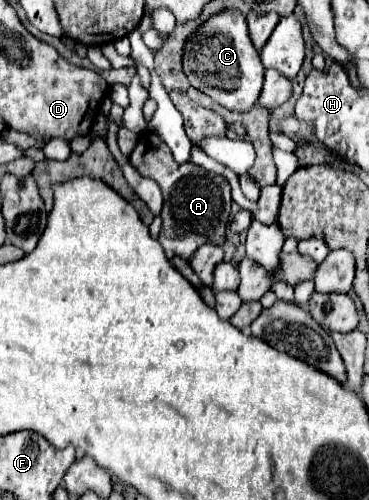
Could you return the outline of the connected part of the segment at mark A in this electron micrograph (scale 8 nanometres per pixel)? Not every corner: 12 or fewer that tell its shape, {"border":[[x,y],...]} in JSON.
{"border":[[143,131],[129,159],[163,191],[159,243],[225,243],[231,187]]}

